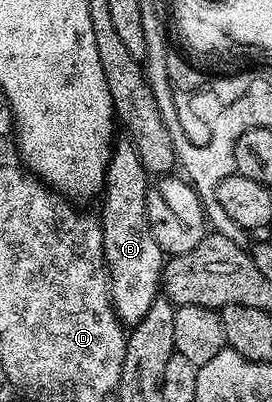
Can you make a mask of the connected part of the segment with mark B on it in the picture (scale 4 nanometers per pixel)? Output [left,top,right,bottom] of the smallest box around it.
[99,141,167,328]

